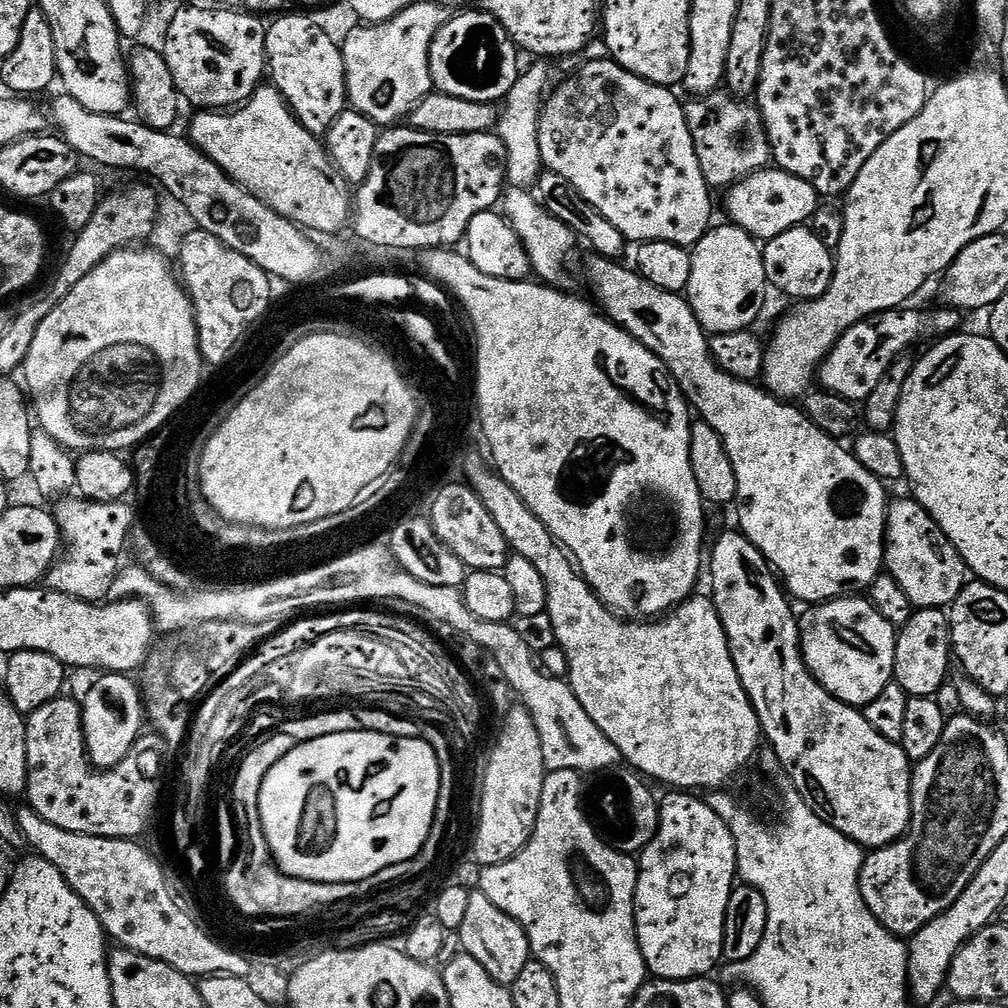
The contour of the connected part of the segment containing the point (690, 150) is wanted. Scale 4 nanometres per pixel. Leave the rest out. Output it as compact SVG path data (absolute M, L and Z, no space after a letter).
M603 58L604 60L592 60L577 70L576 76L564 80L556 89L551 89L550 95L543 101L540 109L540 121L538 122L538 150L544 163L544 168L554 174L562 174L610 226L618 226L625 241L643 242L645 240L661 240L662 242L674 242L678 246L691 249L708 233L712 220L712 196L706 178L702 178L702 166L698 166L698 154L694 150L694 138L690 138L690 126L684 117L685 105L675 96L672 88L664 88L660 84L651 84L648 80L638 78L630 70L626 70L615 60Z

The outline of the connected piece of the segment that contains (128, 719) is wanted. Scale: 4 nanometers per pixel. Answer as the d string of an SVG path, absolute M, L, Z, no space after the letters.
M109 672L101 677L83 696L81 708L89 759L95 767L107 770L117 765L140 738L140 727L146 724L146 709L141 685L137 681L135 684L131 675Z

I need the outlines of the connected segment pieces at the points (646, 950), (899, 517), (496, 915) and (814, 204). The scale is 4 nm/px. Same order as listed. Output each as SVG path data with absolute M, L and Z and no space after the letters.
M672 790L667 793L669 796L665 800L659 801L660 825L654 834L654 838L644 847L643 852L638 856L638 867L640 877L636 883L636 937L638 946L642 950L644 965L653 977L661 980L694 980L704 978L716 963L722 960L722 938L724 937L724 923L726 922L726 906L732 897L732 889L738 880L736 870L736 843L734 836L730 834L728 824L718 818L718 814L713 810L711 803L699 800L699 795L688 790Z
M893 499L889 503L884 526L884 568L887 575L892 576L894 582L898 582L898 586L902 586L902 590L906 590L906 598L910 598L913 609L947 609L955 602L965 586L964 560L957 554L955 546L944 537L944 532L936 525L931 514L916 499L907 499Z
M479 890L469 891L467 911L458 937L459 947L469 952L486 969L486 974L490 974L490 978L499 984L512 985L514 978L518 978L519 972L526 967L532 956L532 947L523 926L510 918L510 914L498 910L498 906L494 906L494 902L490 902L490 898L486 898L486 894Z
M775 166L739 180L727 189L725 196L728 196L724 200L724 208L728 211L727 219L760 242L778 238L778 234L791 228L807 225L822 204L821 196L816 193L814 186L810 186L810 182L802 182L802 178L794 178L794 174Z

